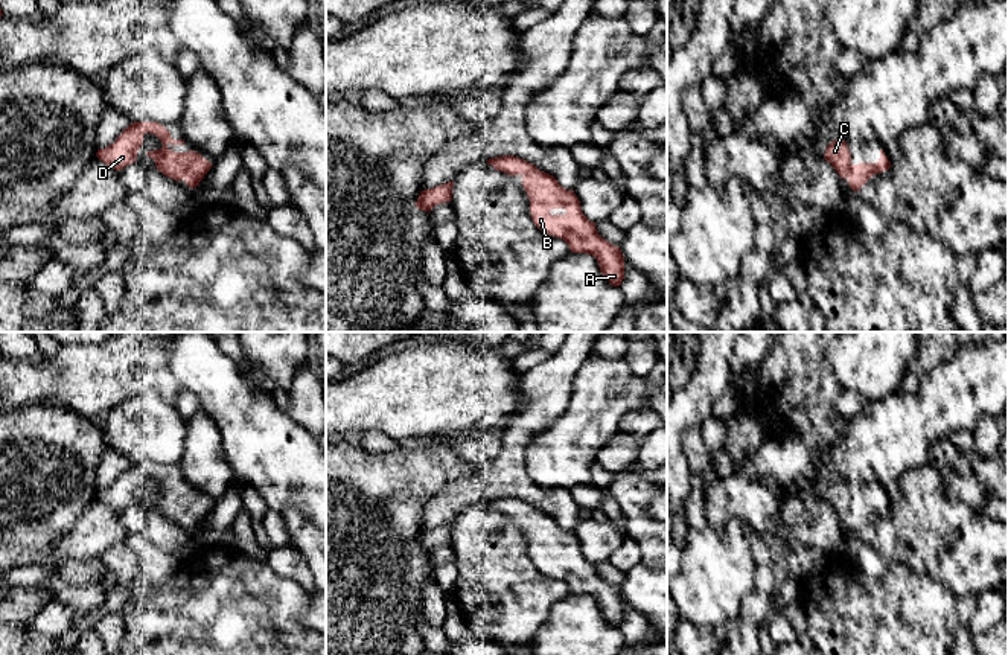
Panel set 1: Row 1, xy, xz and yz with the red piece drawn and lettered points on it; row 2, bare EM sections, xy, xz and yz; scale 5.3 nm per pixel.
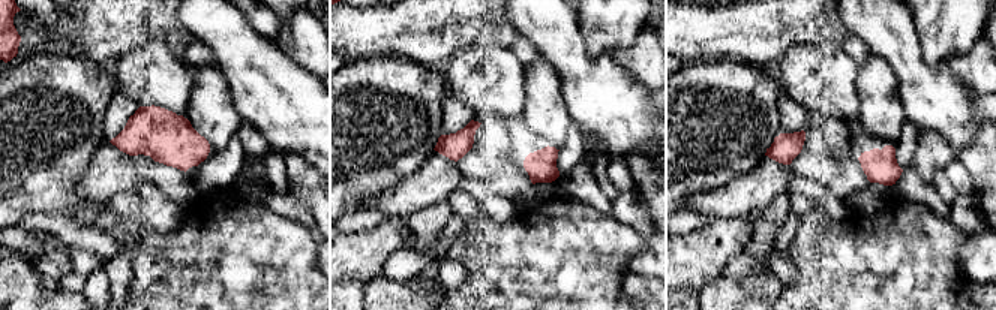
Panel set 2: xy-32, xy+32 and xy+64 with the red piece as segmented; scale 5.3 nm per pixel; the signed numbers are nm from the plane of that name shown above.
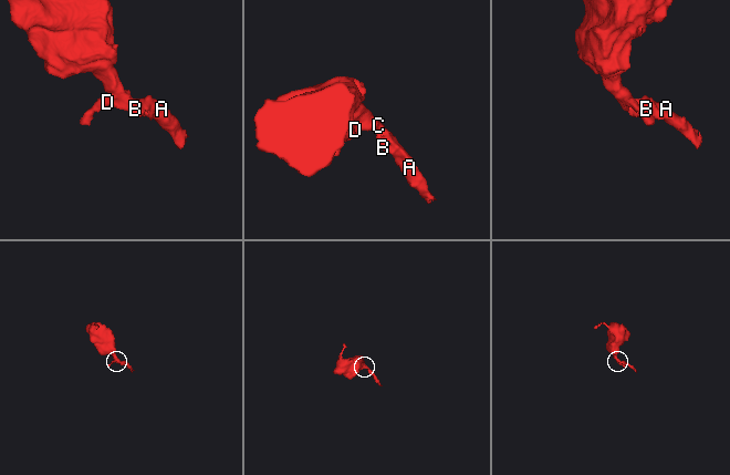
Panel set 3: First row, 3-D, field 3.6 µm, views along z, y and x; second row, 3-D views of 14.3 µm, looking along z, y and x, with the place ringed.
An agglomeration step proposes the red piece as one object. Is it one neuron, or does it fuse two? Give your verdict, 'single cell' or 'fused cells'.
single cell

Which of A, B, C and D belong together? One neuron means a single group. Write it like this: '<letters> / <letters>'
A B C D

